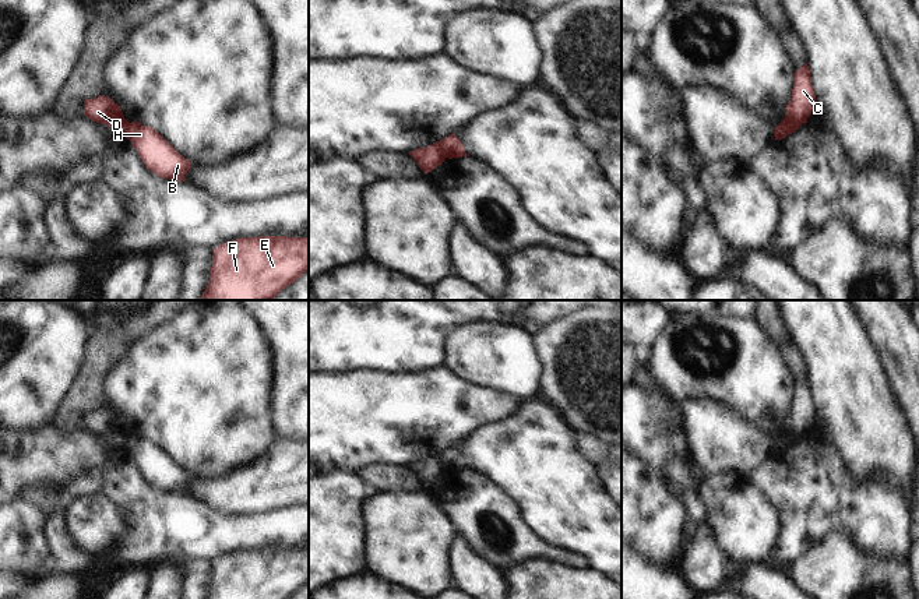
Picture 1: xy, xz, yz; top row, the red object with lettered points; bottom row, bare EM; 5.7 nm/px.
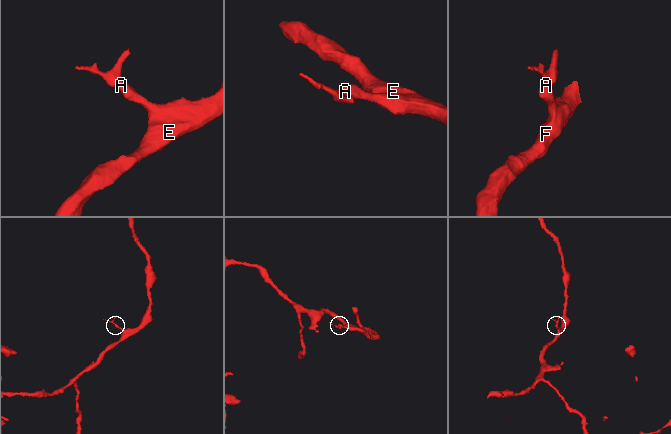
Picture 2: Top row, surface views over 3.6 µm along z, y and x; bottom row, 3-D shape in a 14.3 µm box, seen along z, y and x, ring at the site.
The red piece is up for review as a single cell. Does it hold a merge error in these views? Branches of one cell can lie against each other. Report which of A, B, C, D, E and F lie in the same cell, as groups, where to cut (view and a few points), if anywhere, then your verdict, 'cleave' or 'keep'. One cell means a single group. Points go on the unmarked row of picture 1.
A B E F / C D; cut in xz along (437, 455), (446, 469); cleave

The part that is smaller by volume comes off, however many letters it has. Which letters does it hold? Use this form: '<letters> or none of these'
C, D

